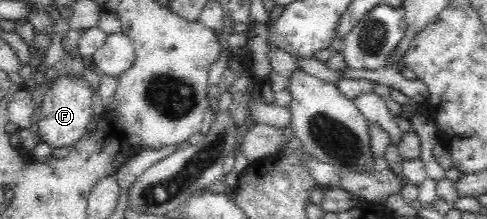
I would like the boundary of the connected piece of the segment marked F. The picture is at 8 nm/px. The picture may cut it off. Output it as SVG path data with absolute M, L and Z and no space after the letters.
M58 74L43 97L39 121L35 126L39 139L47 143L49 149L71 147L78 143L88 132L89 123L93 119L93 95L94 90L83 77Z

